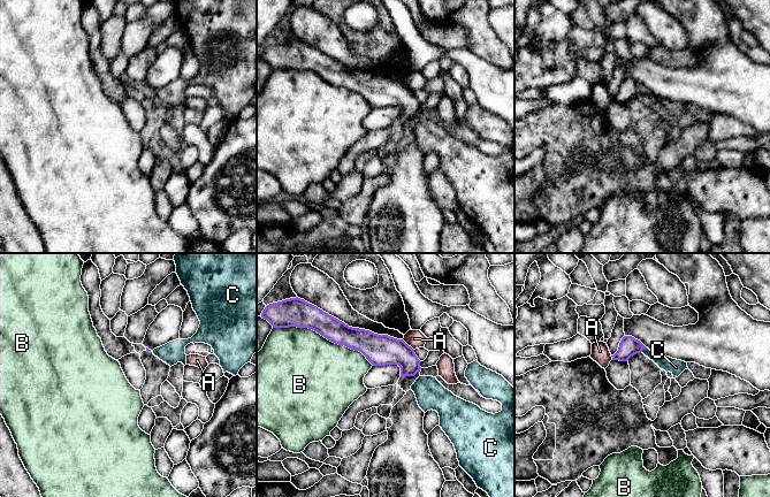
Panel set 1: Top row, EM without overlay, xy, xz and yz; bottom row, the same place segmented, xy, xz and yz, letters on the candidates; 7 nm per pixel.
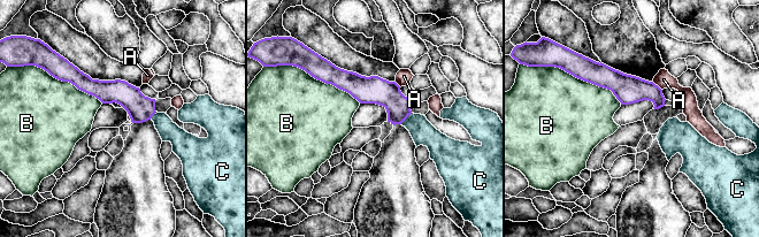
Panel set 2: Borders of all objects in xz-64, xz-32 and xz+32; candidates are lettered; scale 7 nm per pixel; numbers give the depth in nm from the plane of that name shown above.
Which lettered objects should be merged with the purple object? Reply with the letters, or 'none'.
C

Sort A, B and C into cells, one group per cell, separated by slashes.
A / B / C

